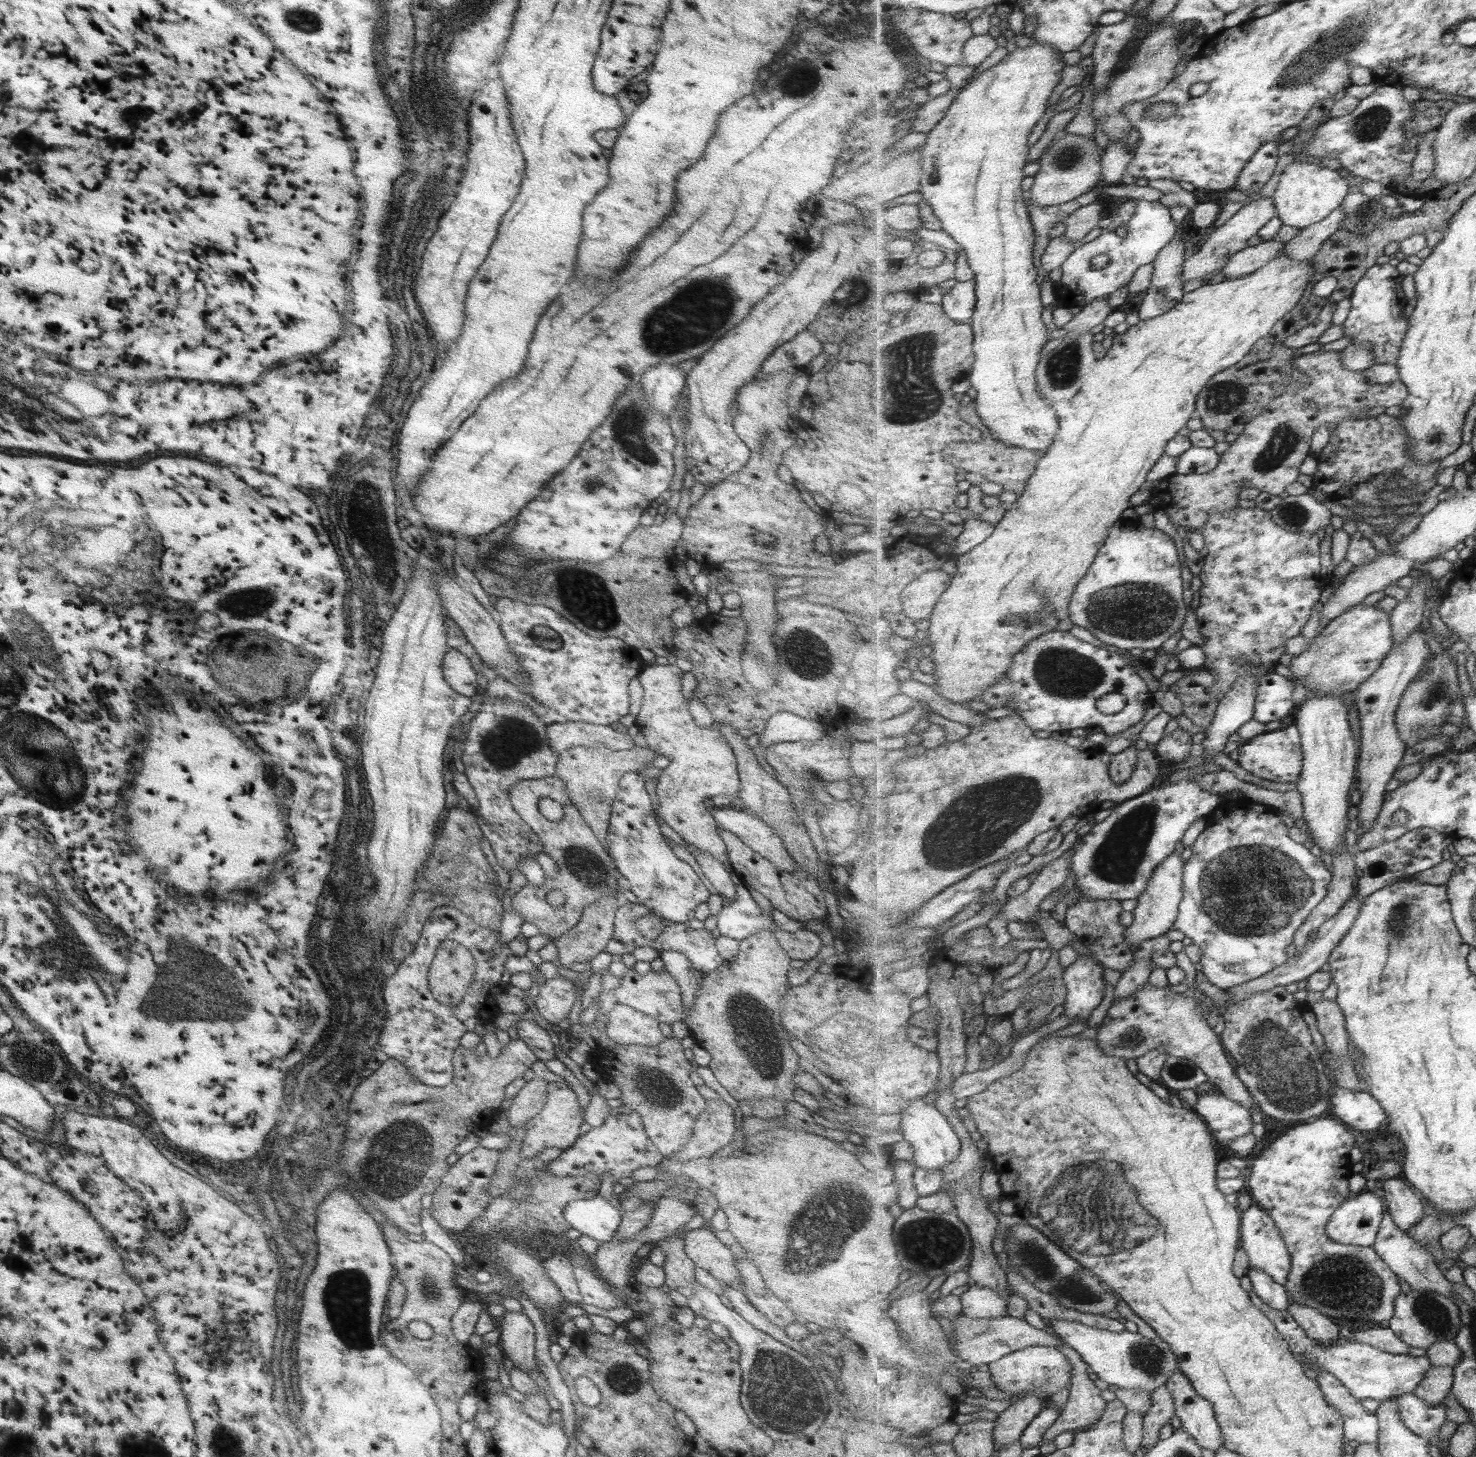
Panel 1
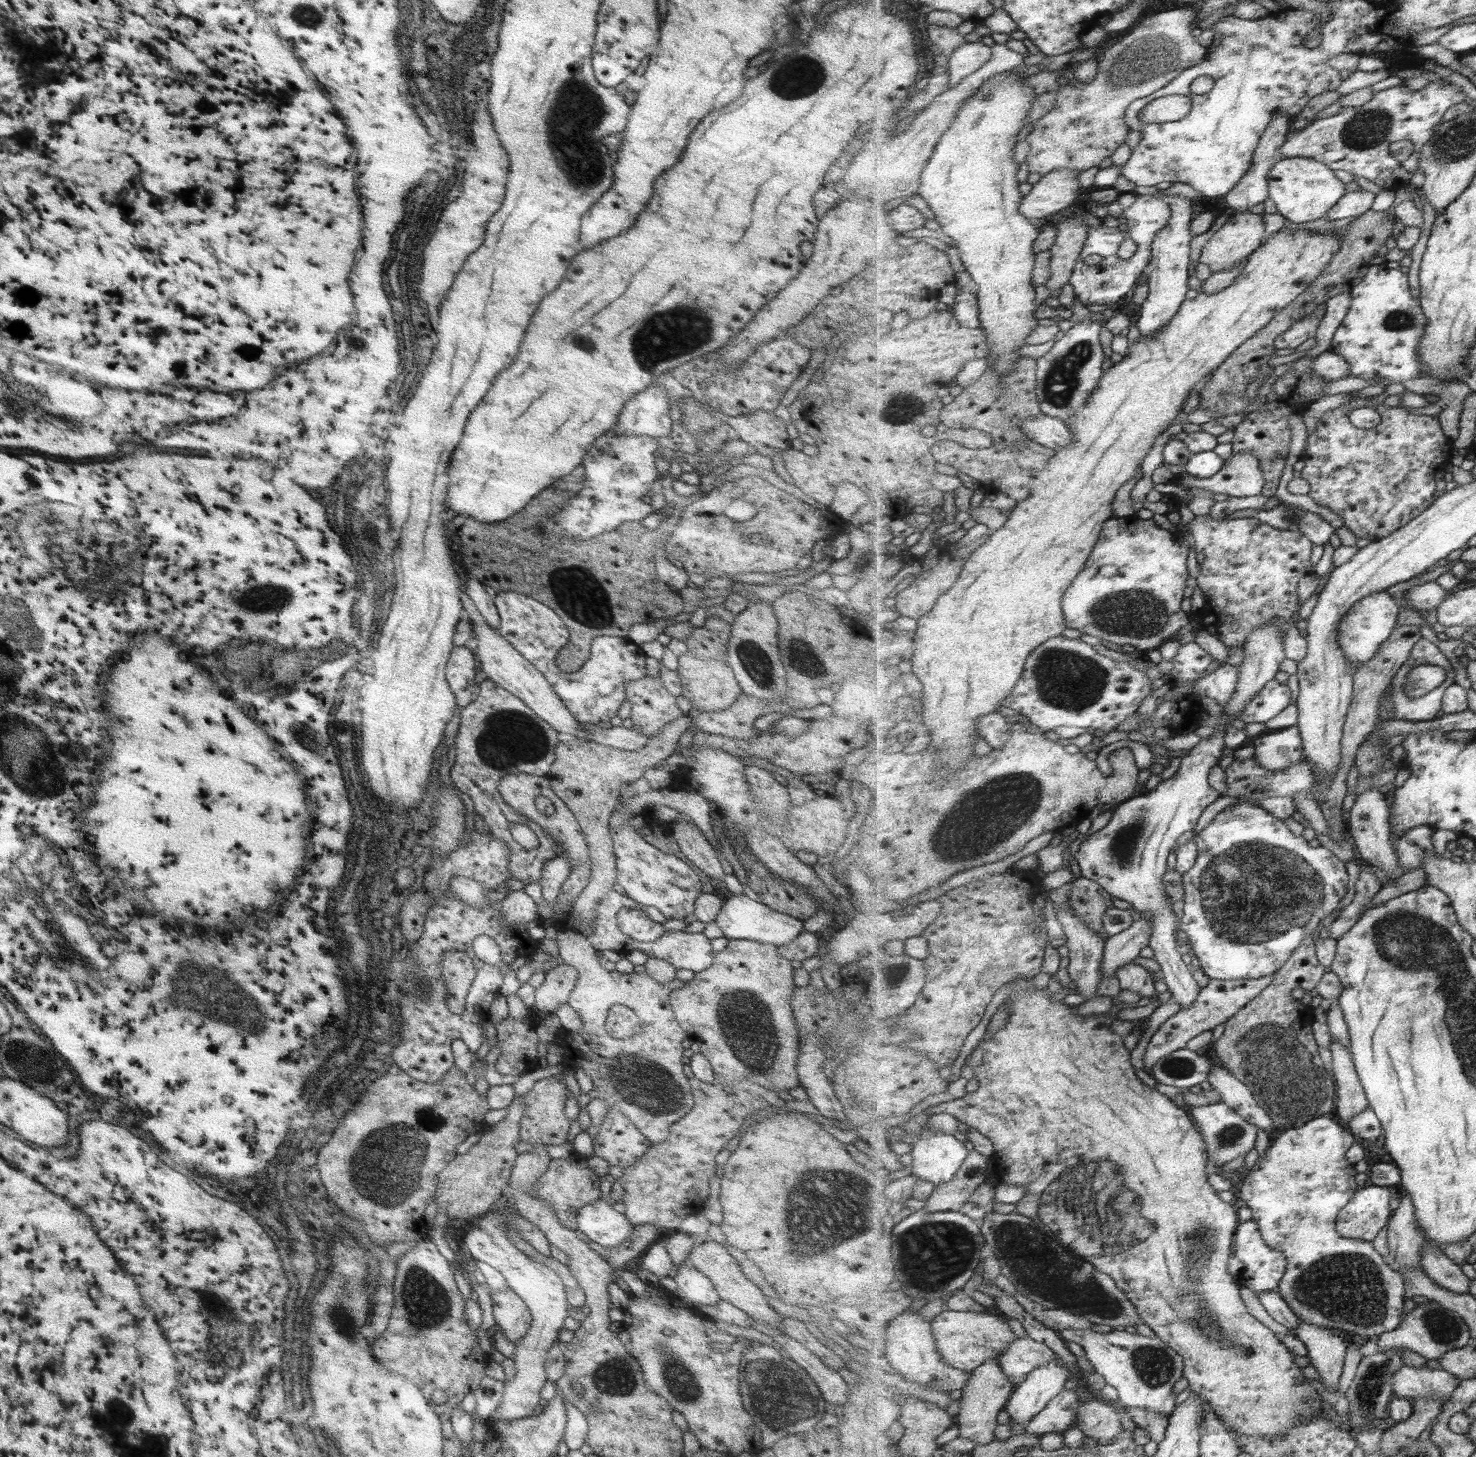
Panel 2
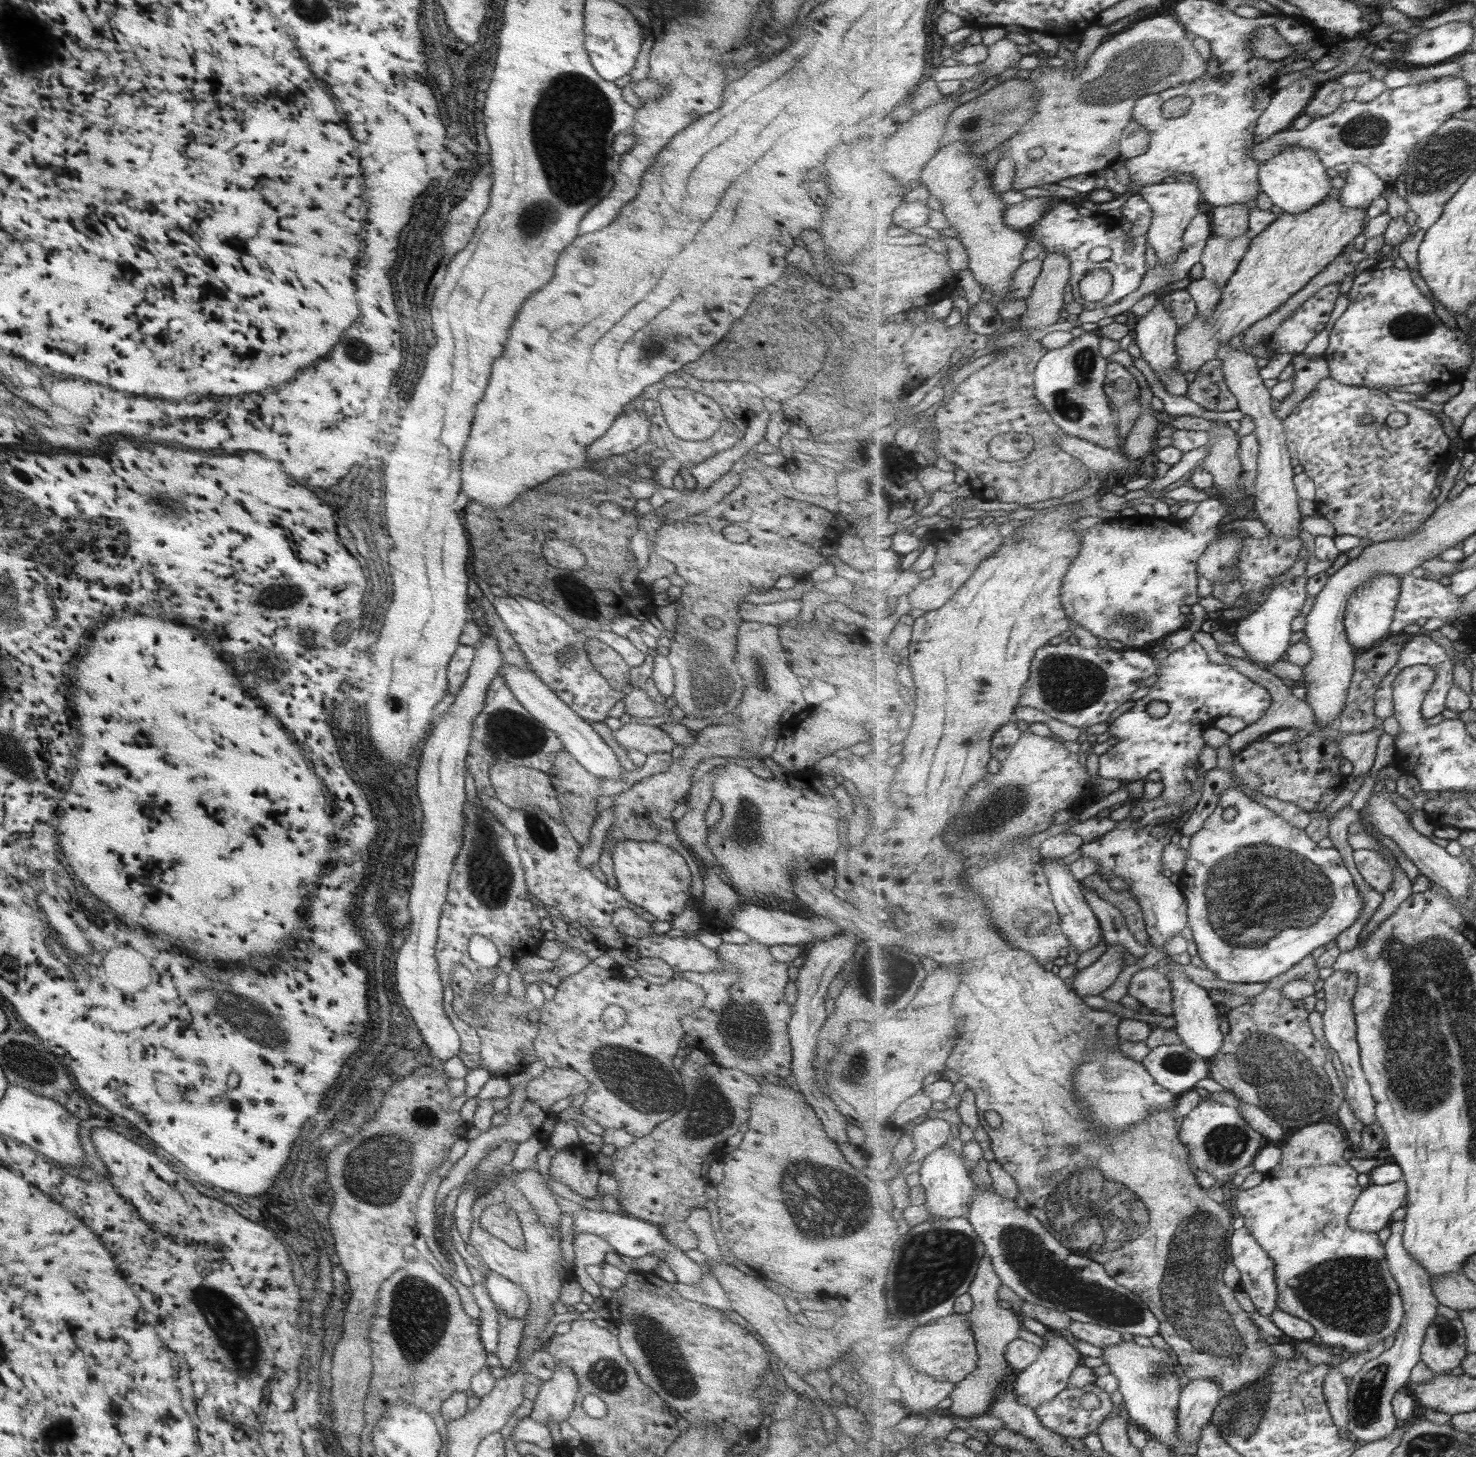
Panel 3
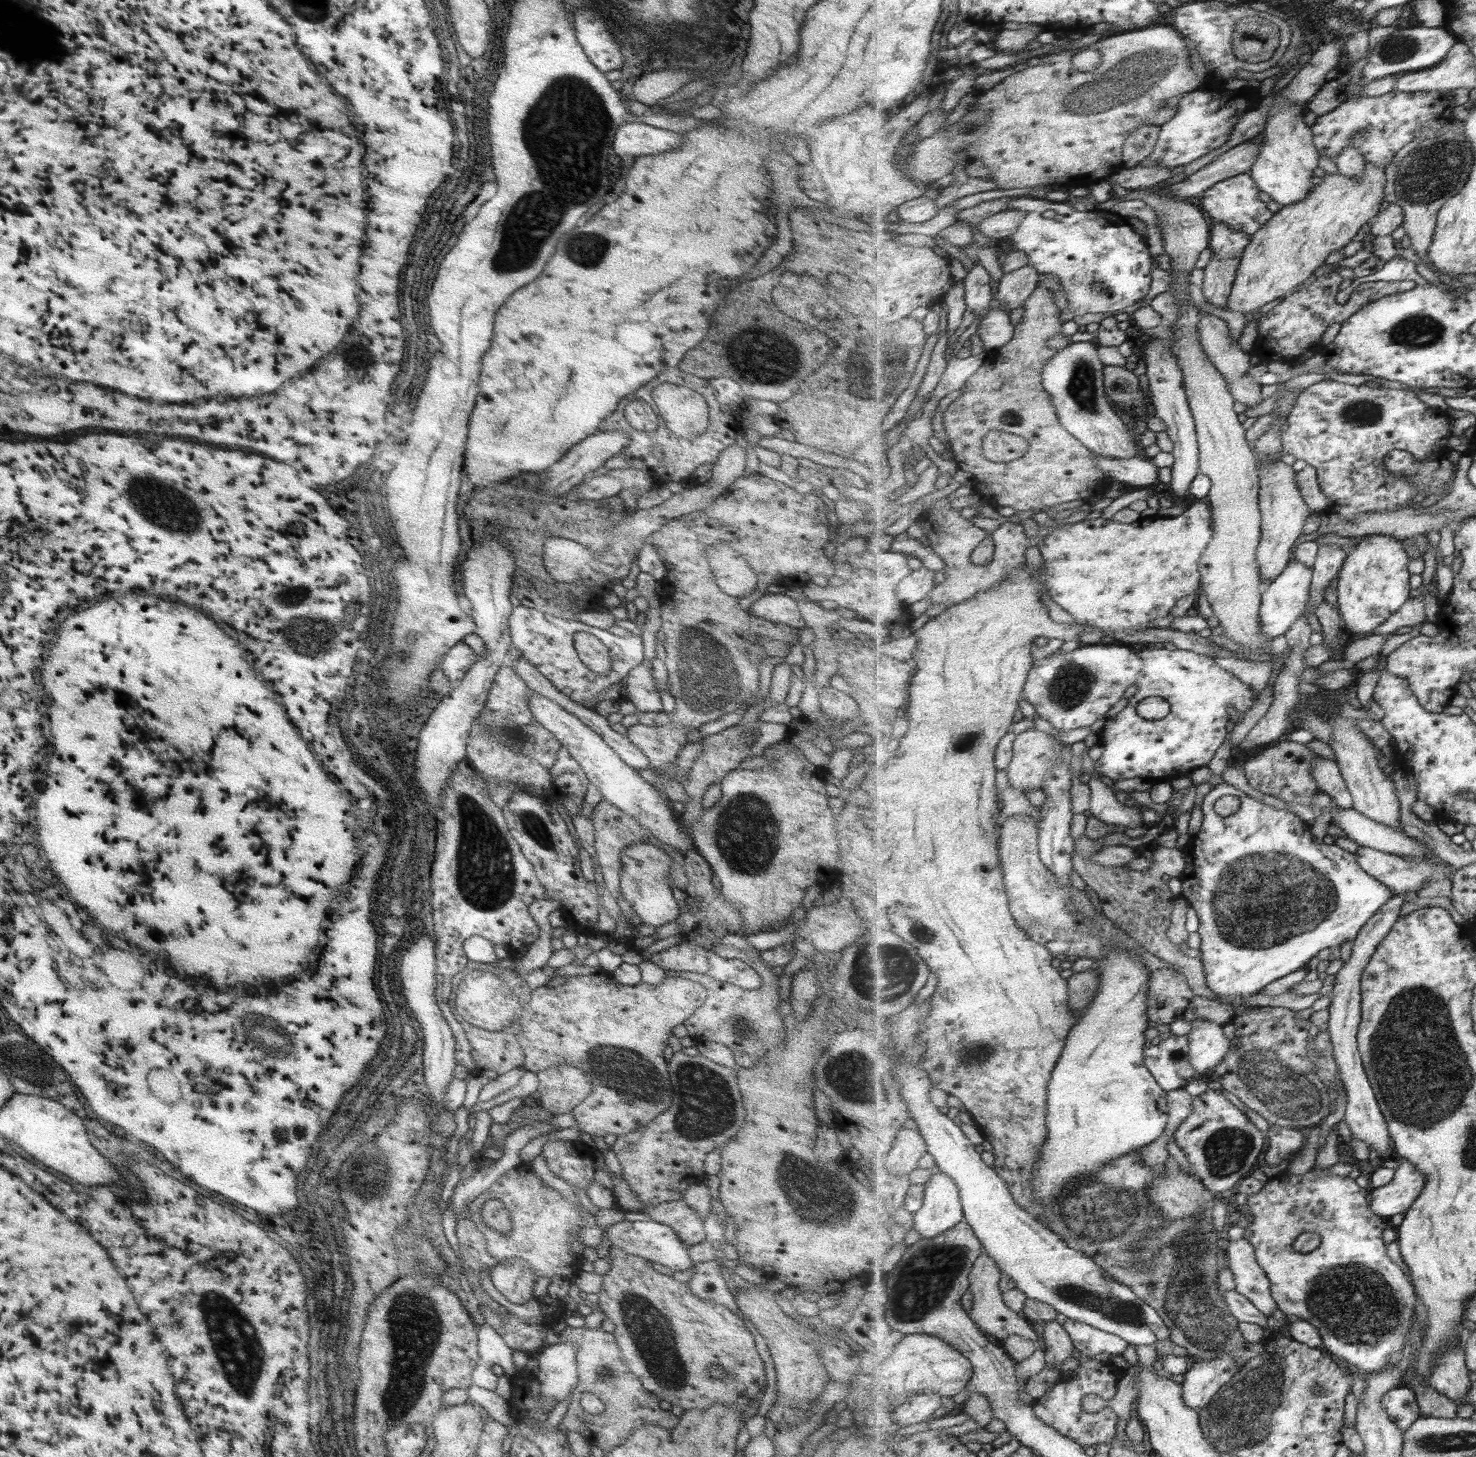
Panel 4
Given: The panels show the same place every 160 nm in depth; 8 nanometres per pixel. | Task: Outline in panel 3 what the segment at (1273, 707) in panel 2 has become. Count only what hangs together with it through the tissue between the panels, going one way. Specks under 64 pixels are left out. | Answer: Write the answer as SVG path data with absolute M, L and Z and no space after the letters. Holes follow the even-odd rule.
M1190 642L1187 646L1172 652L1166 657L1157 670L1157 680L1151 684L1146 696L1134 701L1133 706L1119 715L1108 728L1111 736L1119 738L1119 742L1111 745L1101 755L1098 755L1096 774L1102 778L1115 778L1122 783L1137 780L1145 781L1155 770L1161 773L1164 783L1162 794L1168 803L1180 803L1193 790L1191 782L1185 778L1185 768L1193 767L1201 748L1205 746L1203 732L1221 716L1241 718L1247 725L1257 722L1272 707L1274 698L1267 688L1250 680L1237 668L1227 664L1213 664L1199 642ZM1154 700L1162 700L1169 705L1169 712L1163 718L1155 718L1148 711L1148 704Z

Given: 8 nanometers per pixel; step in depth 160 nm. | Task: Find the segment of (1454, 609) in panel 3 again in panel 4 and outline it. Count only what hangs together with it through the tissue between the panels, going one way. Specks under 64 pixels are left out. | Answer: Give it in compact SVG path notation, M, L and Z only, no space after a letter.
M1416 596L1415 600L1409 600L1399 612L1397 612L1388 622L1376 628L1372 632L1376 634L1395 634L1399 628L1405 628L1410 626L1412 628L1418 628L1425 623L1427 618L1427 606L1425 606L1425 600L1423 596Z

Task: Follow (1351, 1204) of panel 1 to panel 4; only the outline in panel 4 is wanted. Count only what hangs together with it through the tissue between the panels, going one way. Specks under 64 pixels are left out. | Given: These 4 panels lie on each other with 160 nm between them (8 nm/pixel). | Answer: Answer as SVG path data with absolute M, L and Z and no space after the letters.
M1400 1161L1395 1178L1380 1189L1372 1188L1370 1207L1377 1216L1389 1218L1406 1213L1423 1192L1426 1180L1409 1161Z

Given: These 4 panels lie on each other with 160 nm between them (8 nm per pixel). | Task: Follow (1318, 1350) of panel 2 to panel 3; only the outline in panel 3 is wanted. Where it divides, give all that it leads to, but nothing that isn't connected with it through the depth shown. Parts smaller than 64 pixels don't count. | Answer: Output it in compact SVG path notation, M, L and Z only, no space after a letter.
M1328 1363L1328 1376L1324 1382L1324 1393L1327 1396L1328 1405L1336 1425L1340 1426L1341 1429L1346 1429L1346 1434L1349 1434L1349 1380L1343 1378L1339 1363Z

